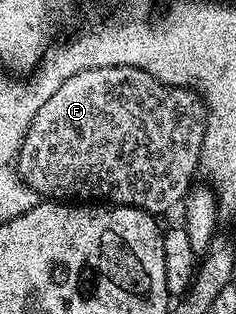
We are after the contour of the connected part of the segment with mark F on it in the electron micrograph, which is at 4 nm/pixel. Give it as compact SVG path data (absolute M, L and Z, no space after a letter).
M115 65L114 67L100 67L99 69L87 69L67 77L47 101L43 101L43 109L35 113L27 133L23 137L23 145L17 154L17 173L22 183L30 187L38 196L49 201L104 201L109 205L119 207L137 207L140 211L158 213L157 211L169 211L173 206L180 204L194 186L195 176L199 171L201 161L201 146L205 136L205 103L196 91L188 87L172 87L159 82L151 73L147 73L138 67L127 65Z

